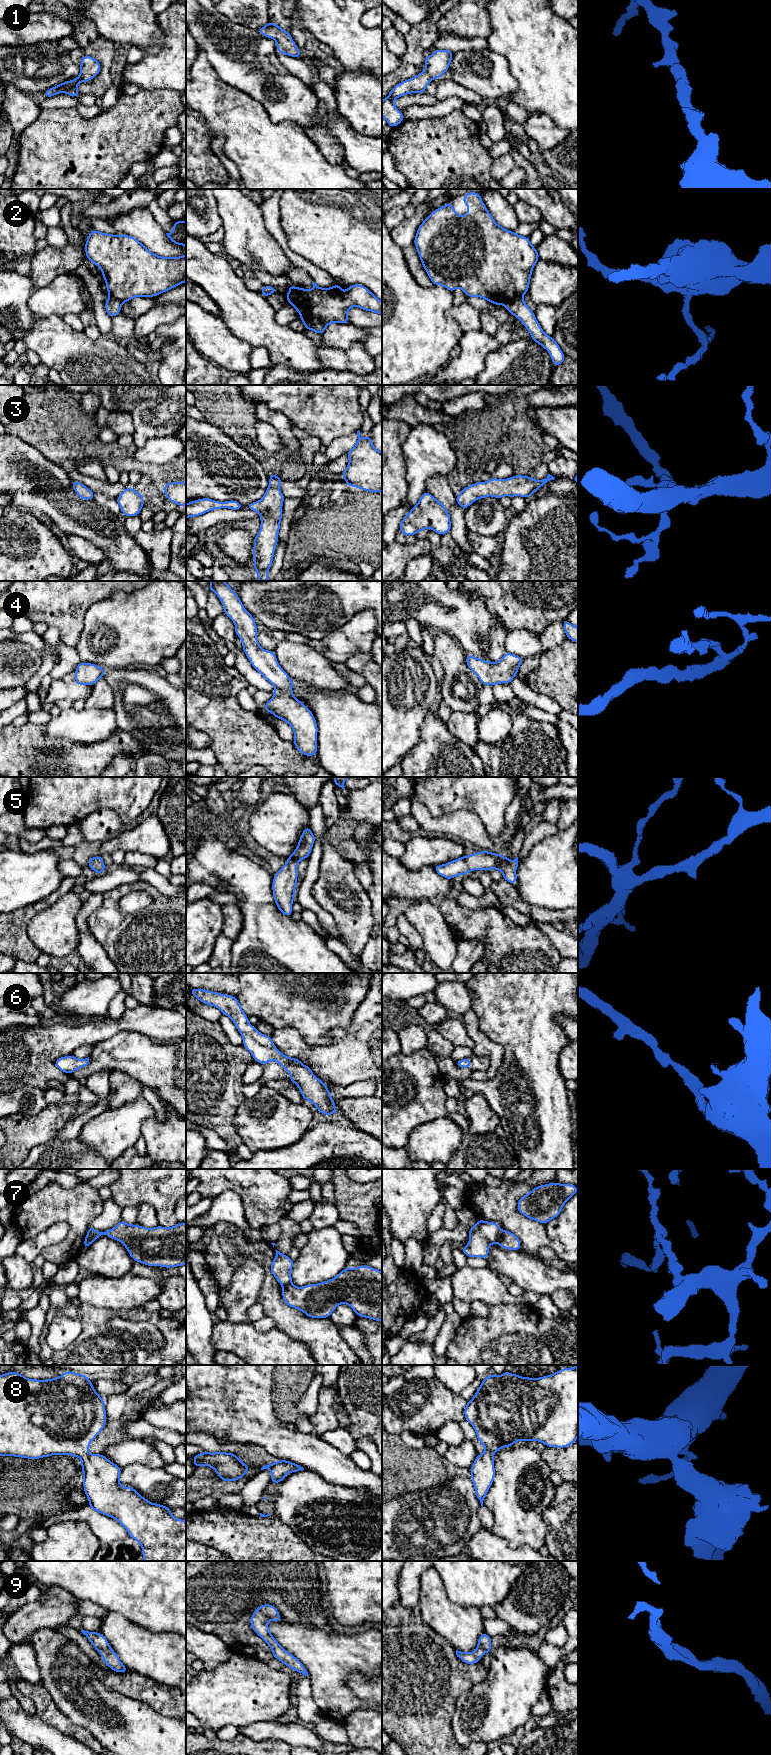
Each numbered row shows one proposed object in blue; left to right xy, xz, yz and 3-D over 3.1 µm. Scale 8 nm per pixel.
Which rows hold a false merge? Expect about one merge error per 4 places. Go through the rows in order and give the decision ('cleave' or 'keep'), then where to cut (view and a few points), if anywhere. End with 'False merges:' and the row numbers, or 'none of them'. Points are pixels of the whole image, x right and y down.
1: keep | no cut
2: cleave | yz (522, 296), (515, 297), (504, 305)
3: keep | no cut
4: keep | no cut
5: keep | no cut
6: keep | no cut
7: cleave | xy (95, 1230), (90, 1235), (90, 1243), (88, 1245)
8: keep | no cut
9: keep | no cut
False merges: 2, 7

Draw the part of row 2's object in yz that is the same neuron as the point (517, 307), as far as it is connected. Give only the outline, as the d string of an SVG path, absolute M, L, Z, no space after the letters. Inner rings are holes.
M523 297L515 298L510 302L507 302L505 308L516 318L518 318L524 327L530 333L532 340L544 349L546 349L552 359L553 366L564 363L565 355L560 349L556 340L548 336L541 328L540 324L535 318L534 312L526 305Z

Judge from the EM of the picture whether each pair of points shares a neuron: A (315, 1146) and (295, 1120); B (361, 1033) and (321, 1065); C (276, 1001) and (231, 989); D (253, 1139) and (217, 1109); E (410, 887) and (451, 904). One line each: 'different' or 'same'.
A: different
B: same
C: different
D: different
E: different

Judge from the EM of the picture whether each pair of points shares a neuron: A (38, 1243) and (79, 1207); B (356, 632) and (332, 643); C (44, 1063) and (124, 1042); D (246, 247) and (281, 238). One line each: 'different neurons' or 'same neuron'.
A: different neurons
B: same neuron
C: different neurons
D: different neurons

